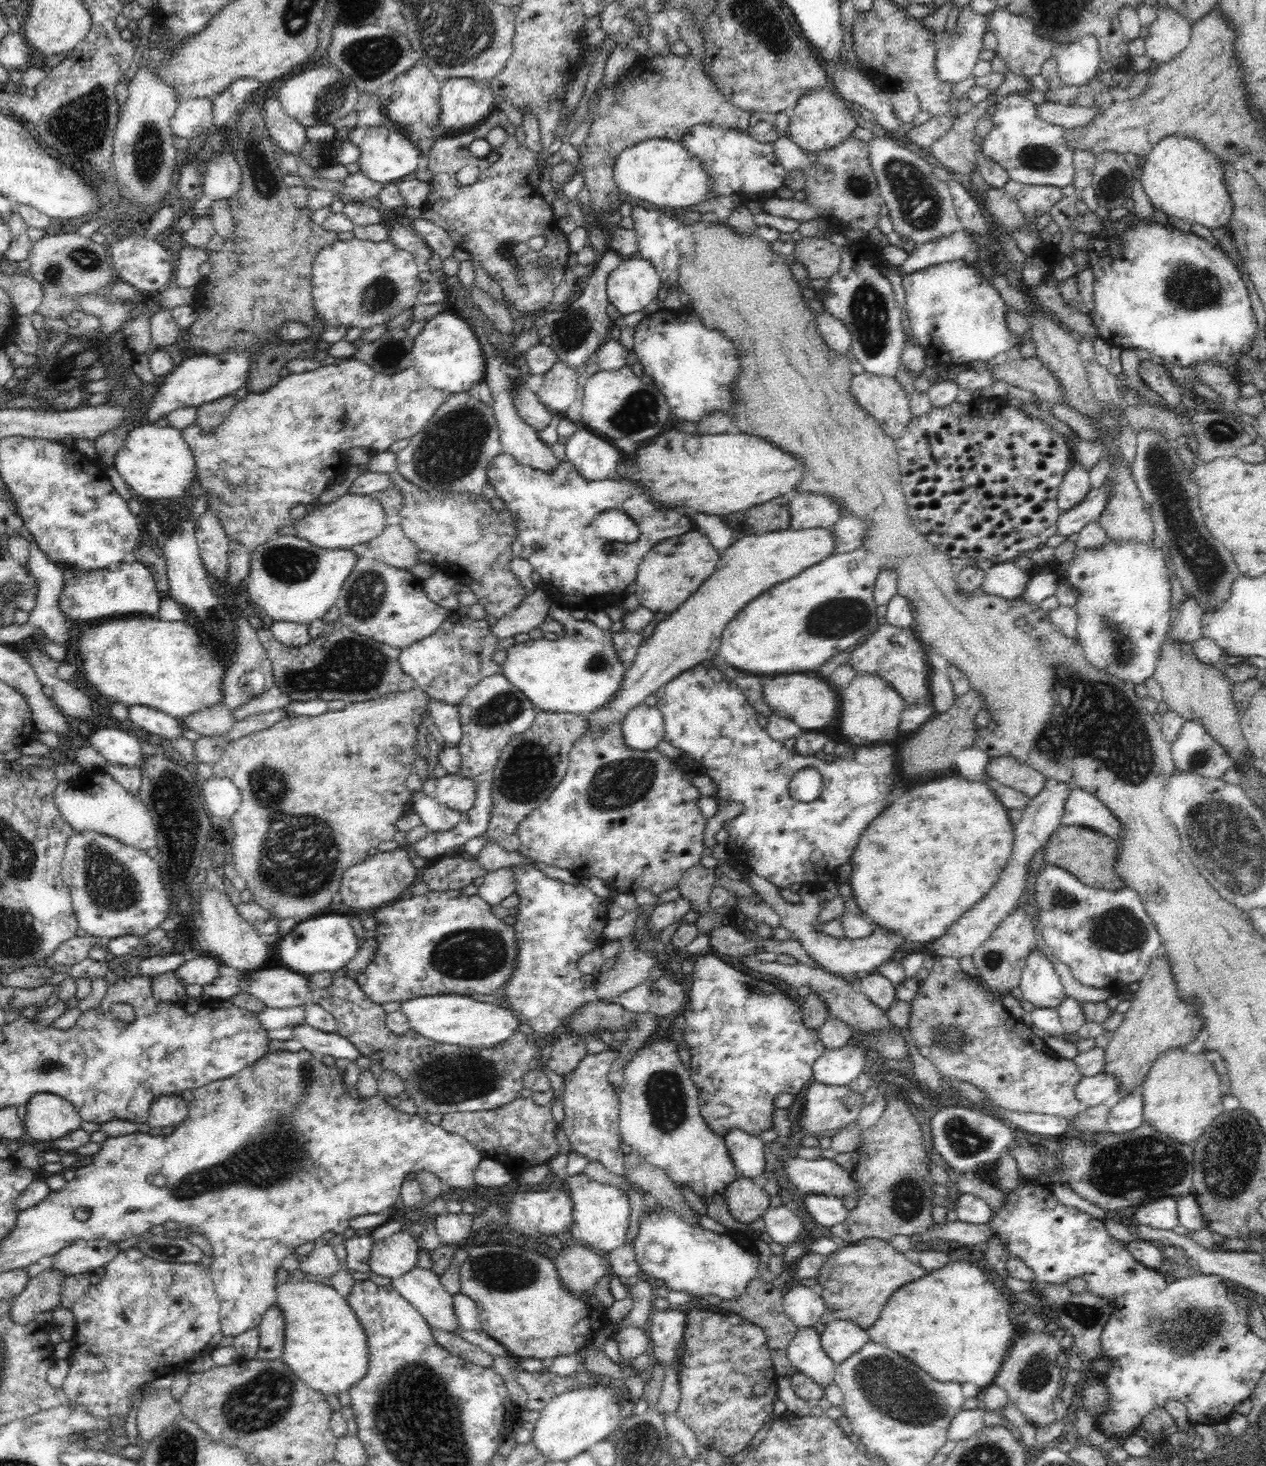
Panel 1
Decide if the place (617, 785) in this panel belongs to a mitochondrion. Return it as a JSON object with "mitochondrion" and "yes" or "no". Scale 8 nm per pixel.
{"mitochondrion":"yes"}

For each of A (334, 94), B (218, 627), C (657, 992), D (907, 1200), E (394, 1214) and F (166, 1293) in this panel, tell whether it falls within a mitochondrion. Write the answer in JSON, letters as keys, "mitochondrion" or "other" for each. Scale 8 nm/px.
{"A":"mitochondrion","B":"mitochondrion","C":"mitochondrion","D":"mitochondrion","E":"other","F":"mitochondrion"}

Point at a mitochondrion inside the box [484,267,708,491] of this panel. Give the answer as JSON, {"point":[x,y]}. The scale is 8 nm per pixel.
{"point":[637,411]}

